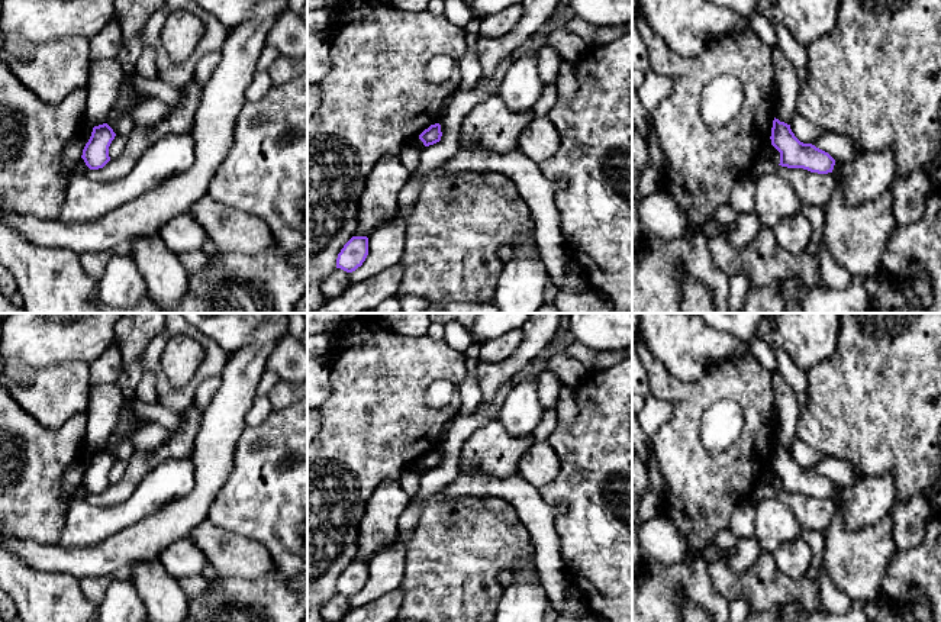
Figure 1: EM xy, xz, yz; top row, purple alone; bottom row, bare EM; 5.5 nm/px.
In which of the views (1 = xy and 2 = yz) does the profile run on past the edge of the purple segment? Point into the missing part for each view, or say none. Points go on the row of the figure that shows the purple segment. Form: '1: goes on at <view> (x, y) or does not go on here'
1: does not go on here
2: does not go on here

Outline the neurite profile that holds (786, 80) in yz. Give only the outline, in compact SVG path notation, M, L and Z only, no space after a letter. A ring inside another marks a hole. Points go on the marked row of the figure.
M709 0L710 3L728 7L747 19L753 30L764 43L771 48L771 59L774 64L774 117L790 125L796 113L796 101L799 94L799 78L793 64L782 52L777 43L773 25L757 10L758 0Z

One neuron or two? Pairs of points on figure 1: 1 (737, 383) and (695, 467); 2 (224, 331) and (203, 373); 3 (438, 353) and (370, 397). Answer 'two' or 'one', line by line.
1: one
2: two
3: one

